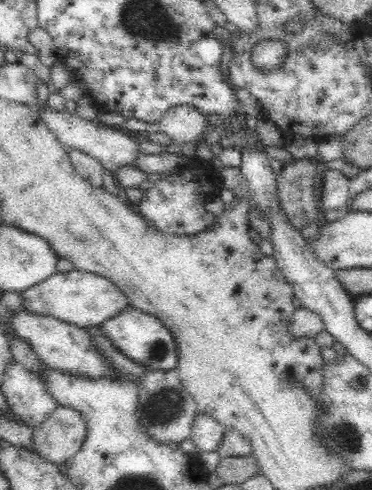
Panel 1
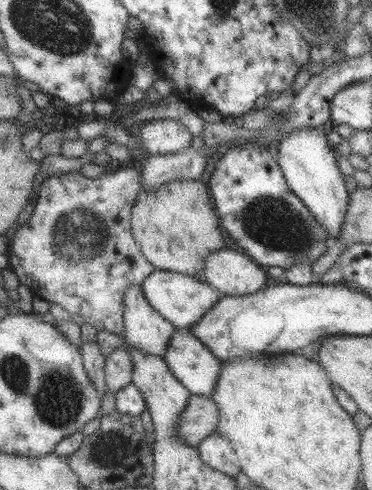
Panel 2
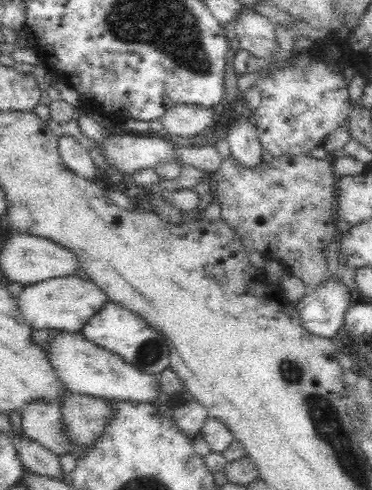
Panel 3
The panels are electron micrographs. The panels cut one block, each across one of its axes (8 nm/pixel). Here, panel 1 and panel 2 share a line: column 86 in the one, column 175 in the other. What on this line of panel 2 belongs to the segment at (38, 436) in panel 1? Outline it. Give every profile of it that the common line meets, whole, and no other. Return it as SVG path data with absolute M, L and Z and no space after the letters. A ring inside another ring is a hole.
M191 394L185 410L181 412L175 424L175 430L179 438L183 438L183 442L197 448L205 440L205 436L217 430L217 426L219 426L217 406L211 402L211 398Z

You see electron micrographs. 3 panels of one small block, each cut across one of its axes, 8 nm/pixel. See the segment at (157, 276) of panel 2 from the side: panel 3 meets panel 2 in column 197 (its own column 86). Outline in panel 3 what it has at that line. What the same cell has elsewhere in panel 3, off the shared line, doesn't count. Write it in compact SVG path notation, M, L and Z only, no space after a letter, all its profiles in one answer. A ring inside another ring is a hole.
M70 276L70 278L56 278L46 280L40 284L26 286L18 296L18 308L22 318L36 330L60 330L60 332L80 332L80 328L94 316L102 304L108 302L108 296L94 282L86 282L84 276Z

